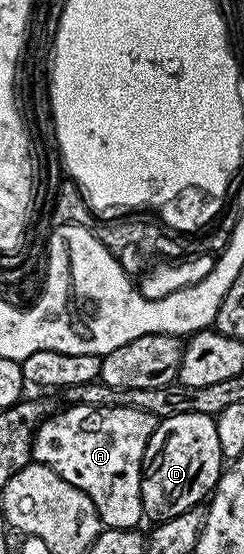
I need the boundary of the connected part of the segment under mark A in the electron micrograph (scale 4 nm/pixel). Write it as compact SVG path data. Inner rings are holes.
M72 404L64 410L44 419L32 438L32 462L49 466L55 474L62 476L74 488L86 492L98 512L101 523L110 530L134 530L145 517L140 499L140 475L144 464L144 453L150 436L156 430L157 418L150 412L138 408L121 406L81 406Z

